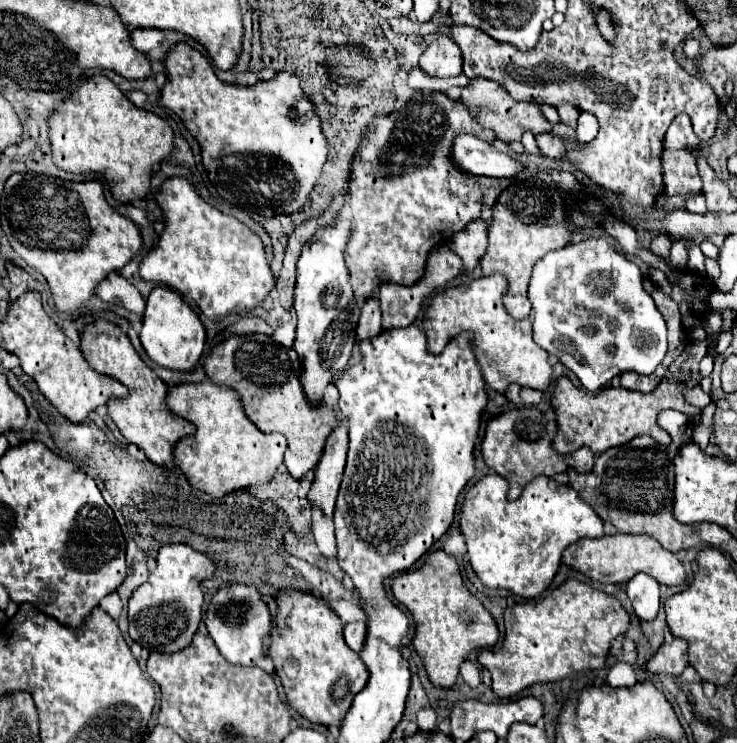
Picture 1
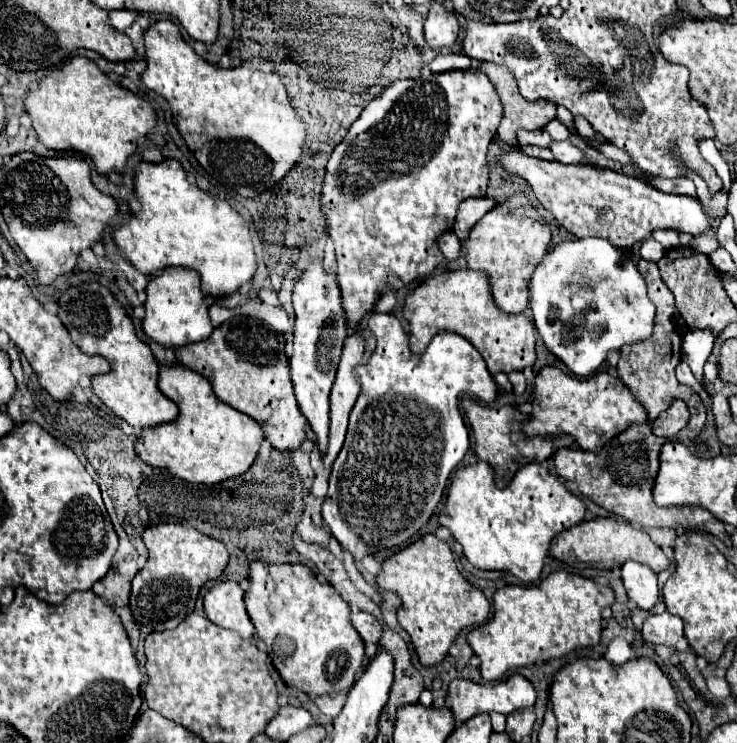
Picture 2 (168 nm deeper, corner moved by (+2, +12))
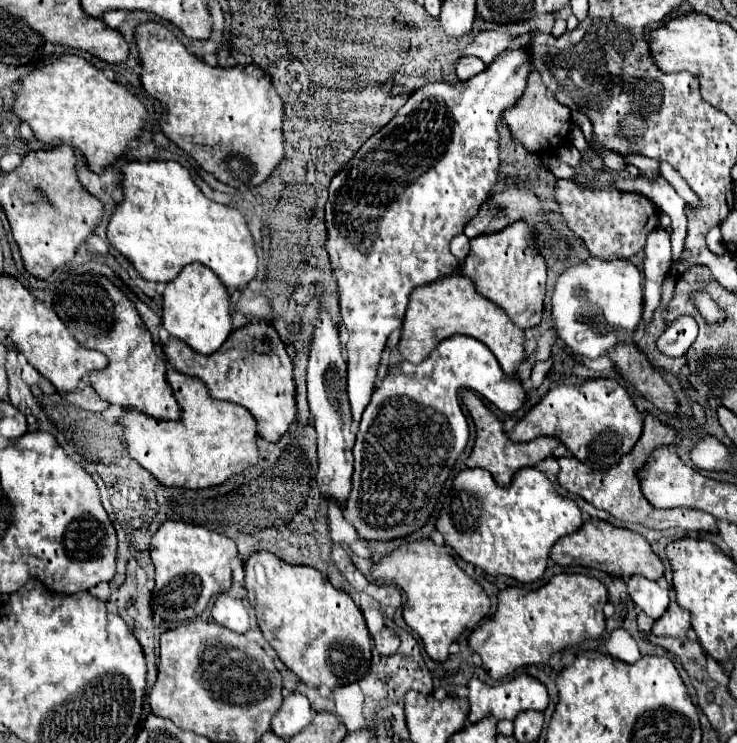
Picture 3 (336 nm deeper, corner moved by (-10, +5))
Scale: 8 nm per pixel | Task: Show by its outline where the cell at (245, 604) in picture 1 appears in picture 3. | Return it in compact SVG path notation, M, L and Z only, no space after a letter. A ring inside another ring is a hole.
M220 595L212 607L212 617L218 625L236 631L236 633L246 633L252 629L252 619L248 609L242 605L242 601L230 597L230 595Z

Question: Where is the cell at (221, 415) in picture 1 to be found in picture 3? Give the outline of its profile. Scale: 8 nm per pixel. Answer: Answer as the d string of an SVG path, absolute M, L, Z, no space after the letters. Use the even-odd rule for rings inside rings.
M168 369L168 383L176 395L180 405L178 421L156 421L138 411L124 411L124 437L128 445L128 453L136 459L146 471L150 471L162 485L166 487L188 487L188 489L204 489L212 485L220 485L232 475L244 471L246 467L258 461L256 447L256 421L254 417L240 405L230 401L216 401L208 395L202 381L182 375L176 369Z

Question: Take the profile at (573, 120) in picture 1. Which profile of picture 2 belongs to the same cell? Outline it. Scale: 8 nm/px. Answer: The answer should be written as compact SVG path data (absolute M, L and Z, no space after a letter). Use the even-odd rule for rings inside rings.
M574 116L574 126L580 136L596 136L598 140L604 140L600 134L594 134L594 128L590 126L590 122L584 116Z

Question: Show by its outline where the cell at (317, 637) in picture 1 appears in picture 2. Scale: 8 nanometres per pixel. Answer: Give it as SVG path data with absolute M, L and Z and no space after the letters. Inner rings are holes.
M252 562L248 580L250 590L244 596L246 610L256 628L256 634L268 646L268 656L282 680L312 698L326 694L342 694L352 688L356 672L360 670L364 660L364 644L348 620L350 608L342 600L342 596L330 584L320 584L316 580L316 574L304 564L272 566L266 562Z

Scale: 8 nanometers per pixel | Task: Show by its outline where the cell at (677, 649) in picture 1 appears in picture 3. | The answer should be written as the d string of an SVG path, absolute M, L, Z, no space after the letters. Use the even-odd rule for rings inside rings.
M670 601L668 611L654 621L652 633L654 635L672 635L672 637L684 637L686 629L690 627L690 613L682 607L678 607L676 601Z

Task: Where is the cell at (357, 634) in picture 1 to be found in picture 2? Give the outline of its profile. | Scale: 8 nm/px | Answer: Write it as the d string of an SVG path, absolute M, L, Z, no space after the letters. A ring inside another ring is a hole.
M352 612L350 622L364 640L364 644L378 644L382 636L382 622L378 622L372 614L368 612Z

